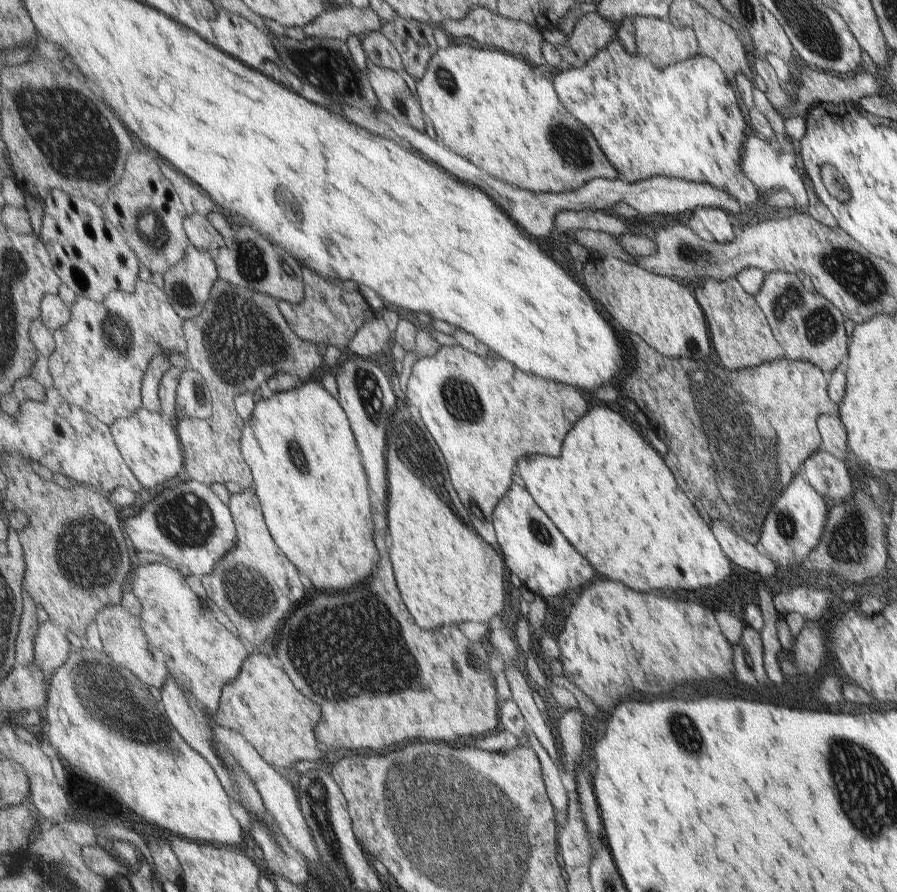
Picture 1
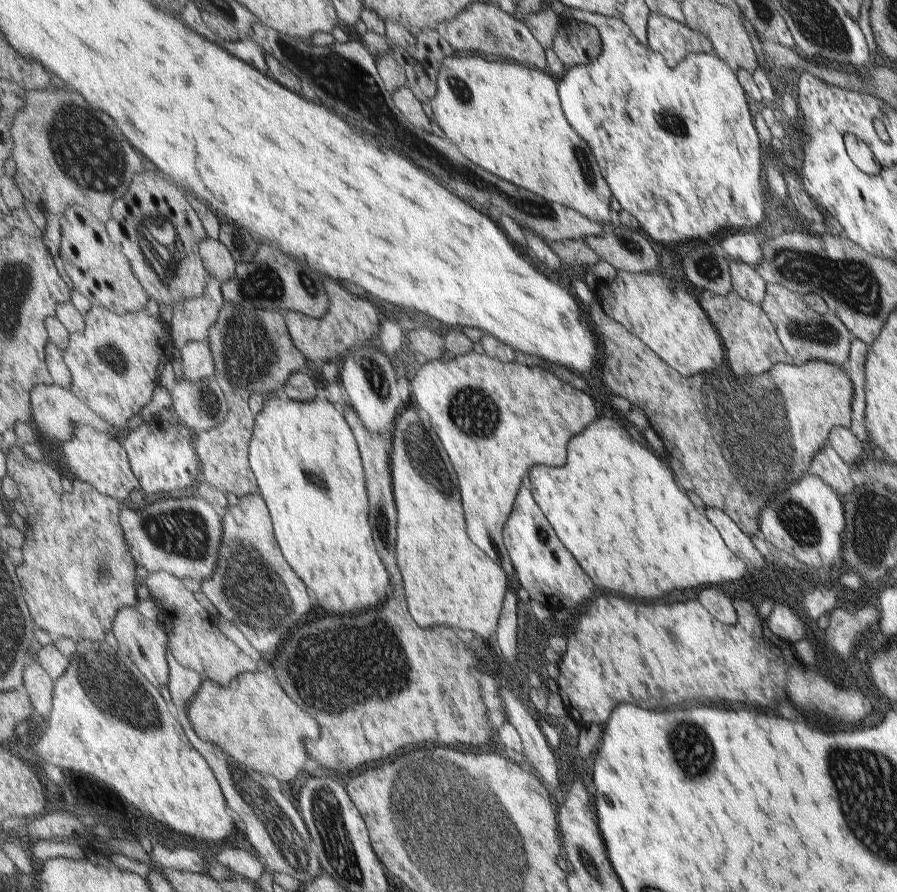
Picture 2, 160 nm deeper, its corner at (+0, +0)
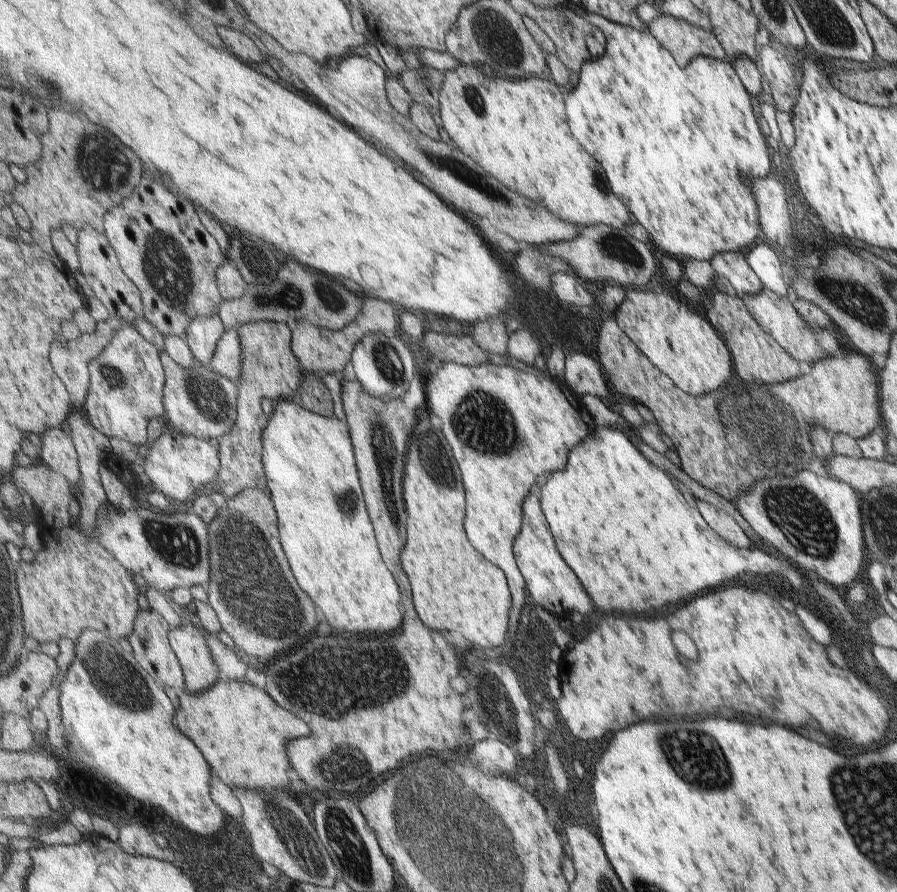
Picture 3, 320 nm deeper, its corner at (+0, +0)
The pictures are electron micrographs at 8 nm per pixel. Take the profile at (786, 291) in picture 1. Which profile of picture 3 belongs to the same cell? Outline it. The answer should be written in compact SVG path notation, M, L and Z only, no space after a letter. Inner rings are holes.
M762 286L755 294L745 295L741 299L746 306L747 312L753 317L753 320L755 320L793 360L809 363L817 360L821 356L821 352L827 352L827 355L830 356L831 354L837 354L841 351L833 335L833 328L810 329L807 324L805 324L805 321L797 314L787 298L778 297L774 292Z

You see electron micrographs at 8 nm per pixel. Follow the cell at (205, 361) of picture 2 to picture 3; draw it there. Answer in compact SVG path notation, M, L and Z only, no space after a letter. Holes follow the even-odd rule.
M237 328L226 331L209 365L219 374L236 382L244 375L244 346L241 342Z

